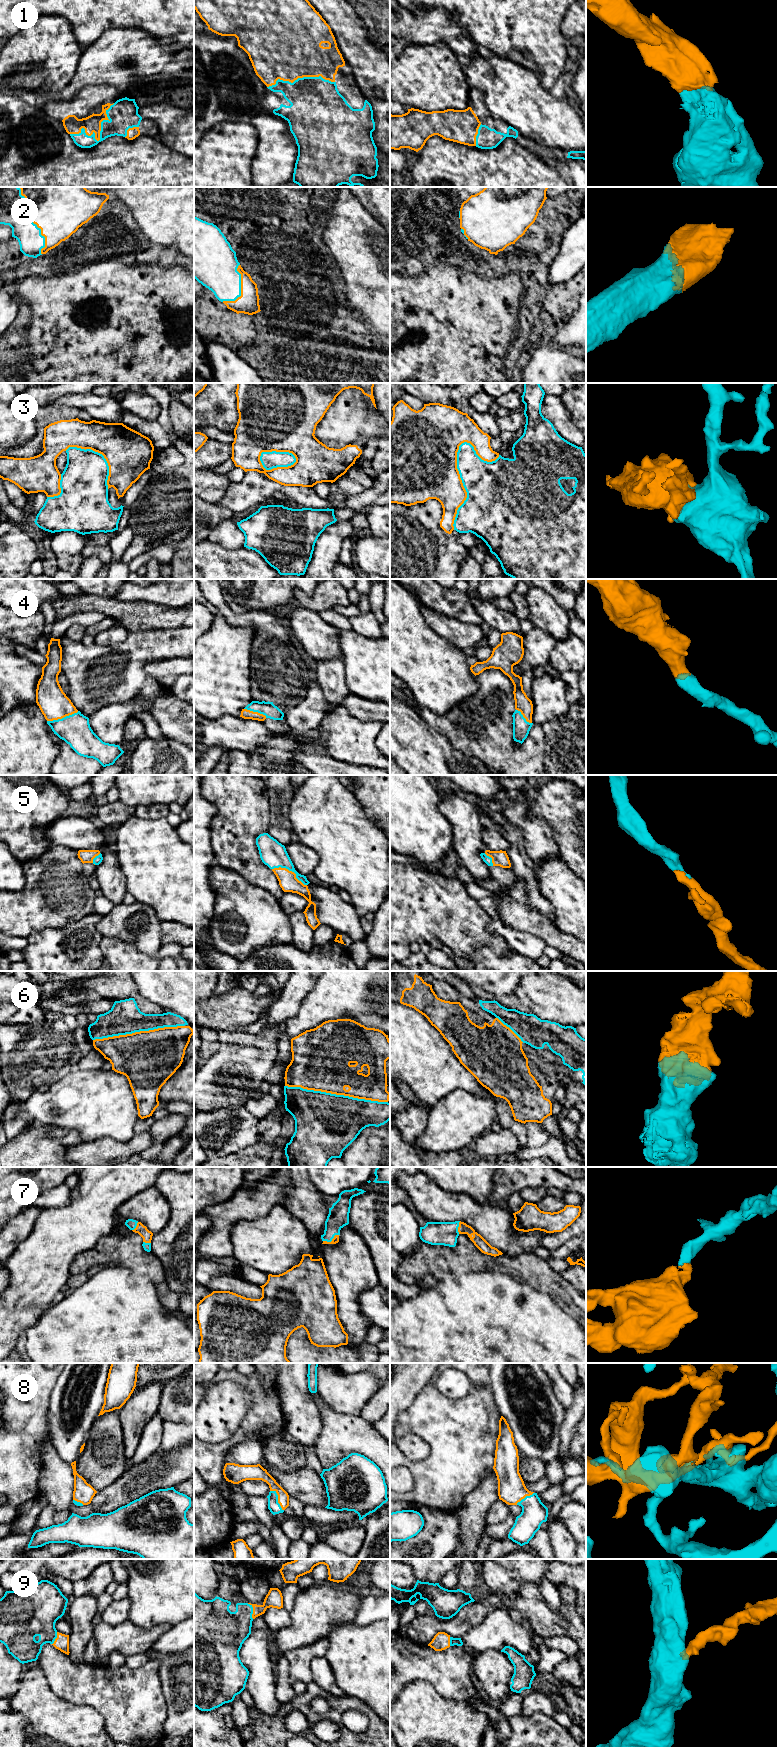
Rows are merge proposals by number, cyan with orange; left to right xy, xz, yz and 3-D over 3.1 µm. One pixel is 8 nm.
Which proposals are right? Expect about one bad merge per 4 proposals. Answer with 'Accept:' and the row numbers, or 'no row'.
Accept: 1, 2, 4, 5, 6, 7, 8, 9

